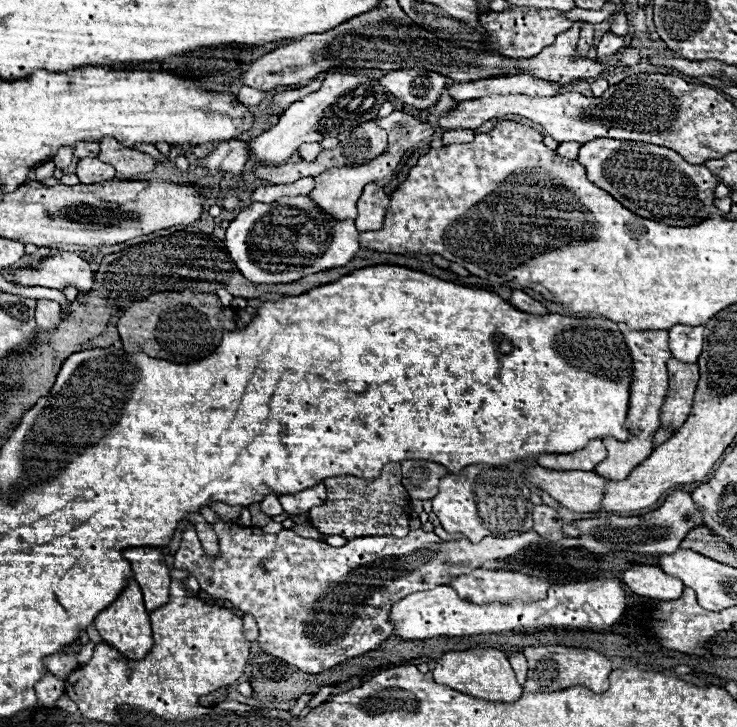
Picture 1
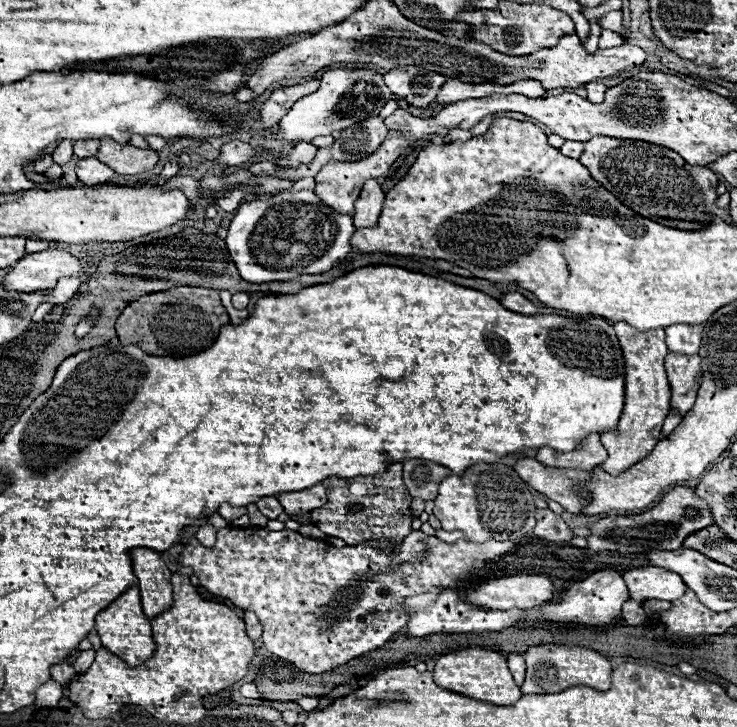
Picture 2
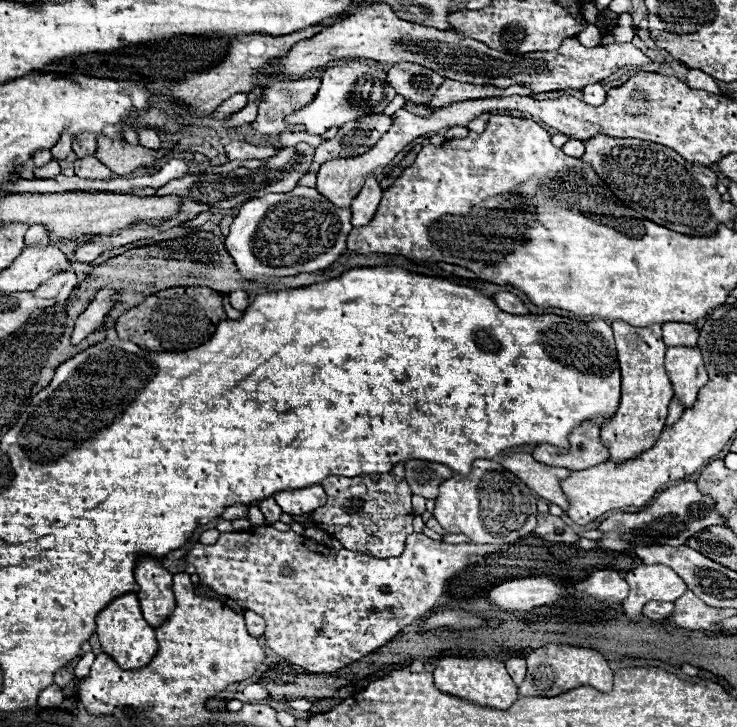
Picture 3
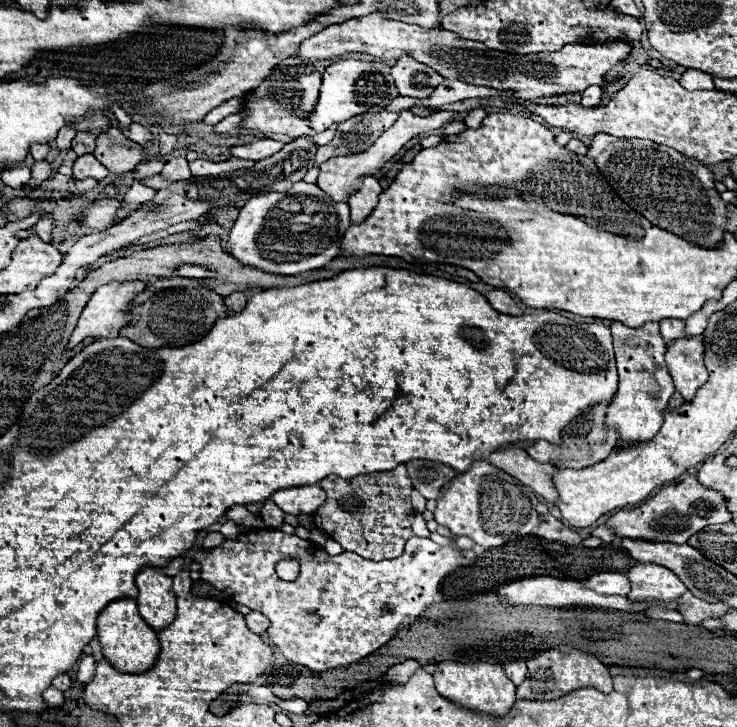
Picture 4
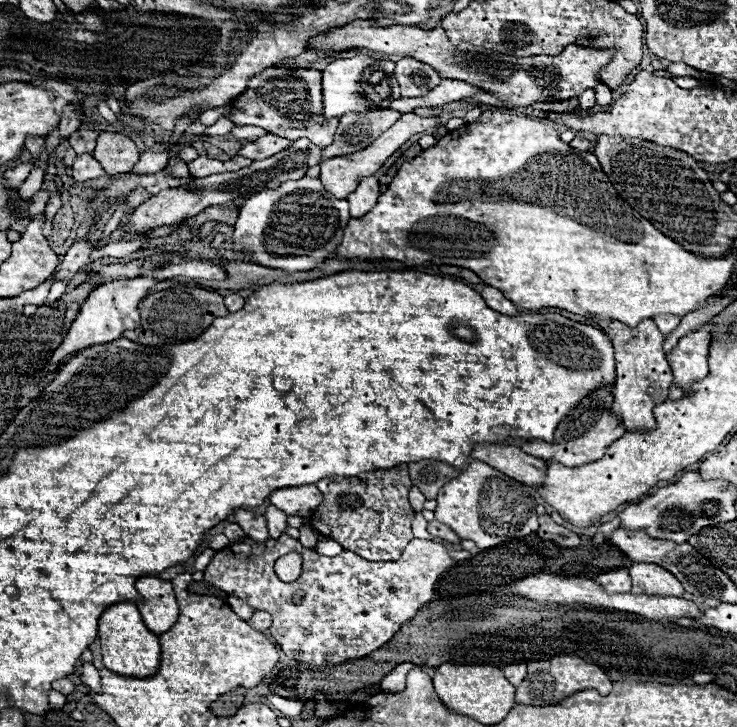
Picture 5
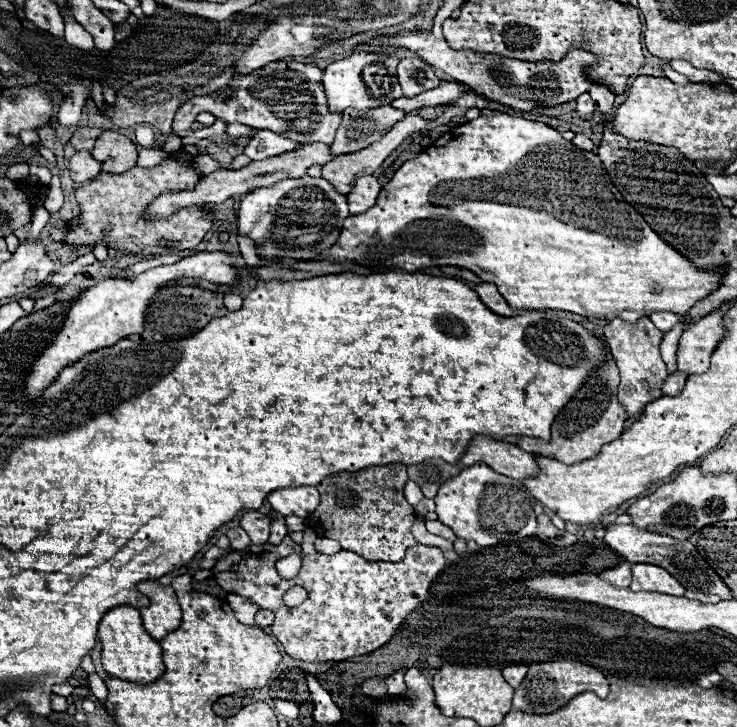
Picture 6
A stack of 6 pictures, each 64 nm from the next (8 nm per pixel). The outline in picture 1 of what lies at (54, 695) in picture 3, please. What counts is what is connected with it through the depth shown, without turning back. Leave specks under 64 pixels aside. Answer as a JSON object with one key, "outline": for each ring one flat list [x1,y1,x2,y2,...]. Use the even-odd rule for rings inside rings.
{"outline":[[46,674,36,686,36,696,38,696,38,704,42,706,56,706,56,700,64,694,64,682,58,680,52,674]]}

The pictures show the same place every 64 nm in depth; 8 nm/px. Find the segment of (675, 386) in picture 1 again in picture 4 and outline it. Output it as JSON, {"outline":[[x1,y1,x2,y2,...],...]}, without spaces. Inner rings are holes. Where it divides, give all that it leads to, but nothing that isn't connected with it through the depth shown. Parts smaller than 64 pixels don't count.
{"outline":[[704,336,680,338,666,350,666,364,674,378,676,390,684,400,694,398,698,386,706,382,708,370,704,366]]}

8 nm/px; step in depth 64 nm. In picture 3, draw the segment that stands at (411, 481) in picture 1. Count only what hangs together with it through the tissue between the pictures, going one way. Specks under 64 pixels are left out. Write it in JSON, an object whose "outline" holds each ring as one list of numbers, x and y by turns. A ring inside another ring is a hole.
{"outline":[[426,460,406,462,406,480,412,488,412,494,424,496,428,500,438,498,438,486,452,476,454,472,438,462,426,462]]}

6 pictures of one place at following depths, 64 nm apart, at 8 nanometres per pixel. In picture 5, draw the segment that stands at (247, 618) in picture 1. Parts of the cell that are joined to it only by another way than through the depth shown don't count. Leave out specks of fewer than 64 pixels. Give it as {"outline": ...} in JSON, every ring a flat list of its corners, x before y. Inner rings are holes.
{"outline":[[258,610,258,612,248,620,248,624,254,626,256,630,268,630,270,624,272,624,272,616,270,616,268,612,264,612,264,610]]}

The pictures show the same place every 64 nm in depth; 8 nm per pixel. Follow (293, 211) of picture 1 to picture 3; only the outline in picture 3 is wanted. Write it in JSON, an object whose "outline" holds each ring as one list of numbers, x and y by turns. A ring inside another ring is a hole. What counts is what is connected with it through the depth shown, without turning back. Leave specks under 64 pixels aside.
{"outline":[[296,186,286,194,266,194,244,202,224,244,242,276,282,278,328,268,346,252,346,234,350,230,348,208,334,206,316,188]]}

